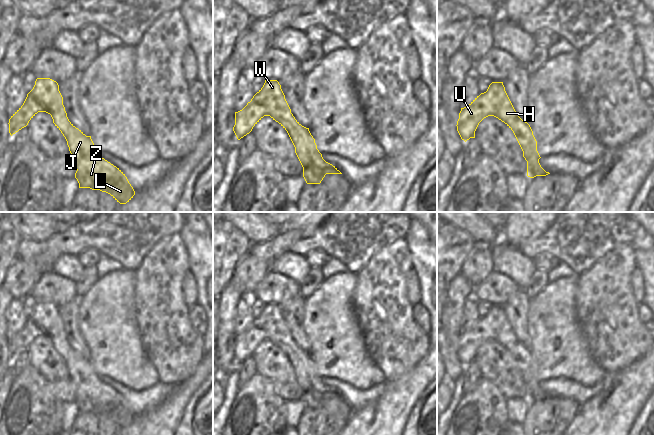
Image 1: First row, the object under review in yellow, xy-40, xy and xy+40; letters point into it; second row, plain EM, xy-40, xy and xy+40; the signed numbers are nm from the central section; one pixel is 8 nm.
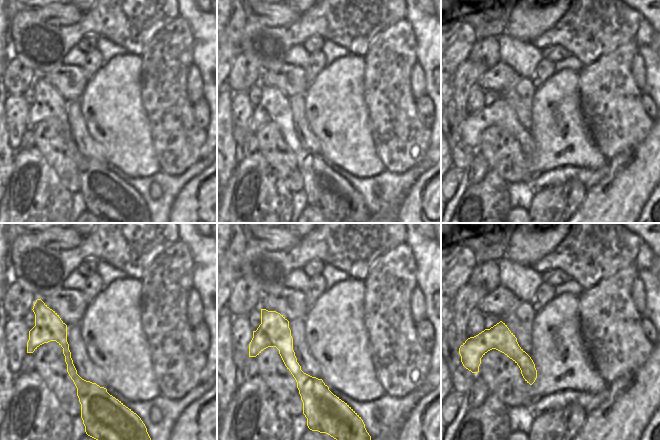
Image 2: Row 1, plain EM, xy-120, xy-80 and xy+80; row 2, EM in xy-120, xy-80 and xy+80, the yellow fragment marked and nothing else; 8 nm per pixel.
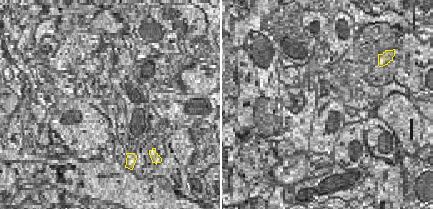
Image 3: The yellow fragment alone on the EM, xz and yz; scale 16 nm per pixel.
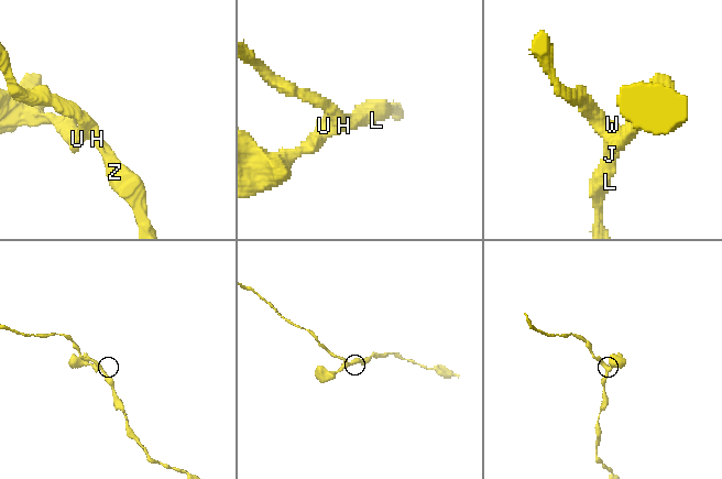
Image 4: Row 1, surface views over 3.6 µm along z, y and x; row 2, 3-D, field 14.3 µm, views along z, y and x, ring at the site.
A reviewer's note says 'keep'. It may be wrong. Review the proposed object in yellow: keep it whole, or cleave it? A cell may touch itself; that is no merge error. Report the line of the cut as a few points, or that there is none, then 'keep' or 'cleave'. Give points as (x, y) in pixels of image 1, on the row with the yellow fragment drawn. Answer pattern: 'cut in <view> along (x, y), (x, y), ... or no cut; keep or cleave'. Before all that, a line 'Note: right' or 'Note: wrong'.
Note: right
no cut; keep

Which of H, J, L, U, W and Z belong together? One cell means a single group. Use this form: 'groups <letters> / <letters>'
groups H J L U W Z

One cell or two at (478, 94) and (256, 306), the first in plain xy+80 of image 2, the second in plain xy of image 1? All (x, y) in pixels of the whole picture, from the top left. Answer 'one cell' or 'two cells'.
two cells

